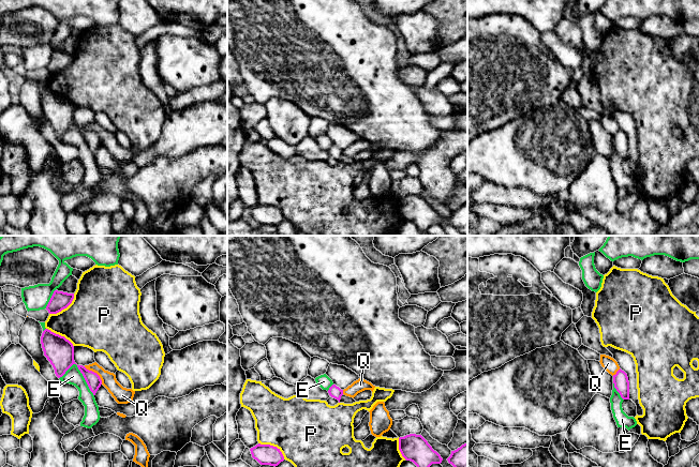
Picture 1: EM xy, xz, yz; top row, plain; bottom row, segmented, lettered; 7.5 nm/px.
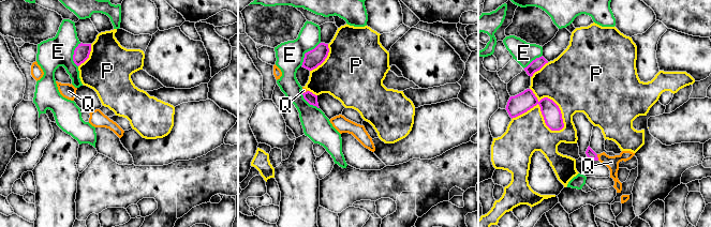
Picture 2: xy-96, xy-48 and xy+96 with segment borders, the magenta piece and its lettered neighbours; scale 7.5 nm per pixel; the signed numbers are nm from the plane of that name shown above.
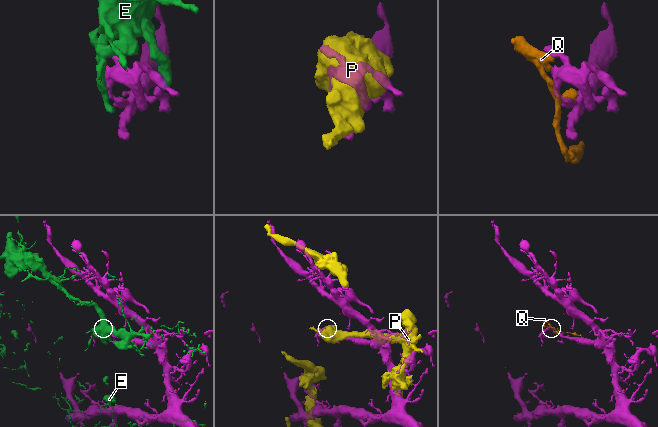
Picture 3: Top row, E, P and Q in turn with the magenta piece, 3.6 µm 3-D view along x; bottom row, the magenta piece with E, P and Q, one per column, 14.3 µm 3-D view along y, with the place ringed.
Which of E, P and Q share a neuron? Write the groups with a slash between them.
E / P / Q

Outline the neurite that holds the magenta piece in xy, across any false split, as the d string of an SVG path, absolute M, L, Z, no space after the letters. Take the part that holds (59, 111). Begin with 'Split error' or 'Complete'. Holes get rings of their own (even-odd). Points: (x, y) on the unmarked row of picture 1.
Complete. M45 89L41 96L41 104L44 116L50 122L58 138L76 124L74 121L74 106L64 96Z

